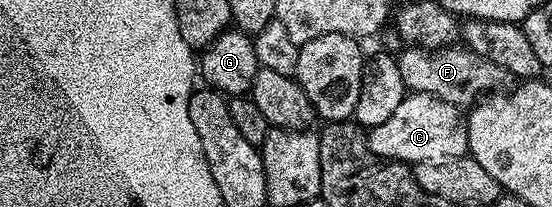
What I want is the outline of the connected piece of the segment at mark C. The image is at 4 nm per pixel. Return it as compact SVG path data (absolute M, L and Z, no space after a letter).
M420 91L404 94L401 105L381 125L366 132L367 150L383 161L398 161L408 165L419 162L441 162L443 159L465 155L459 147L459 130L465 126L460 108L449 101L441 101Z

